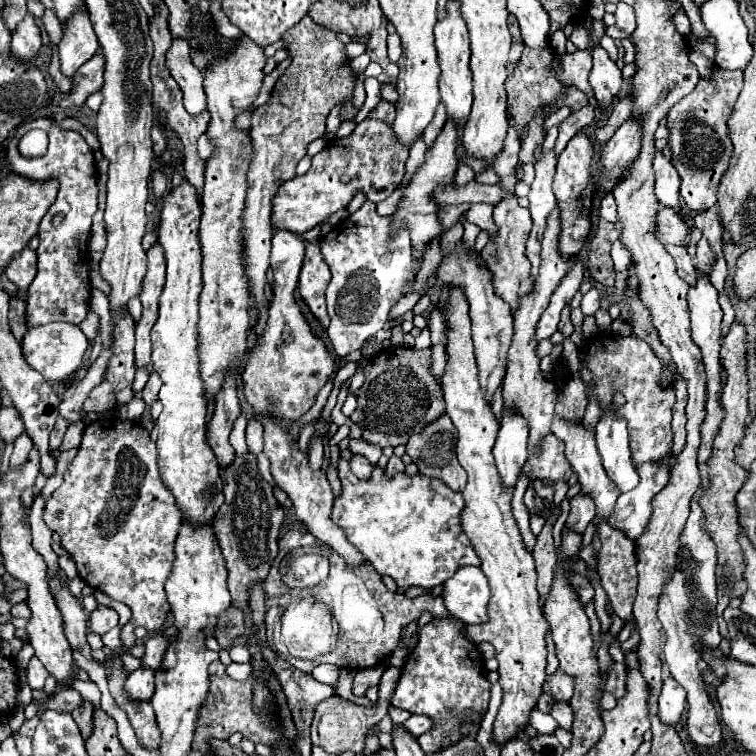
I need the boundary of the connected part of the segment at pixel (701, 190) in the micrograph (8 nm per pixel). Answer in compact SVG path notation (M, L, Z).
M715 68L713 80L699 80L695 90L687 94L669 110L669 144L673 150L673 166L681 178L681 198L693 212L705 212L717 202L717 186L729 166L733 144L729 140L727 120L733 112L733 104L743 88L741 70Z

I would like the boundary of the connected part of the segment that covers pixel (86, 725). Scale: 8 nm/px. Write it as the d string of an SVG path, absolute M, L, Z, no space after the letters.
M85 700L79 708L75 708L75 712L71 716L77 722L83 738L89 738L89 732L93 732L93 706L91 706L91 702Z

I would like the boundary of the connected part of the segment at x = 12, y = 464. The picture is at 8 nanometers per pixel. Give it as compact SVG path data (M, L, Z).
M21 434L13 446L15 448L13 448L13 454L9 460L9 468L21 468L21 464L25 464L25 460L29 456L29 450L33 448L33 442L29 440L27 434Z

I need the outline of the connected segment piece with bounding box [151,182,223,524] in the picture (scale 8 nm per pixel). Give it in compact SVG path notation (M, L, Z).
M183 182L179 188L169 190L163 196L163 210L159 222L159 244L163 246L165 260L167 260L167 282L163 294L159 298L159 318L151 328L151 342L153 342L153 370L161 376L163 386L159 392L159 400L163 402L163 412L159 414L157 428L157 460L161 466L161 478L173 492L177 506L191 524L207 524L215 516L221 506L221 478L219 478L219 464L213 456L205 440L205 396L203 384L199 376L199 352L197 352L197 320L199 320L199 292L203 288L201 282L201 246L199 246L199 222L201 222L201 206L197 202L197 192L189 182Z

